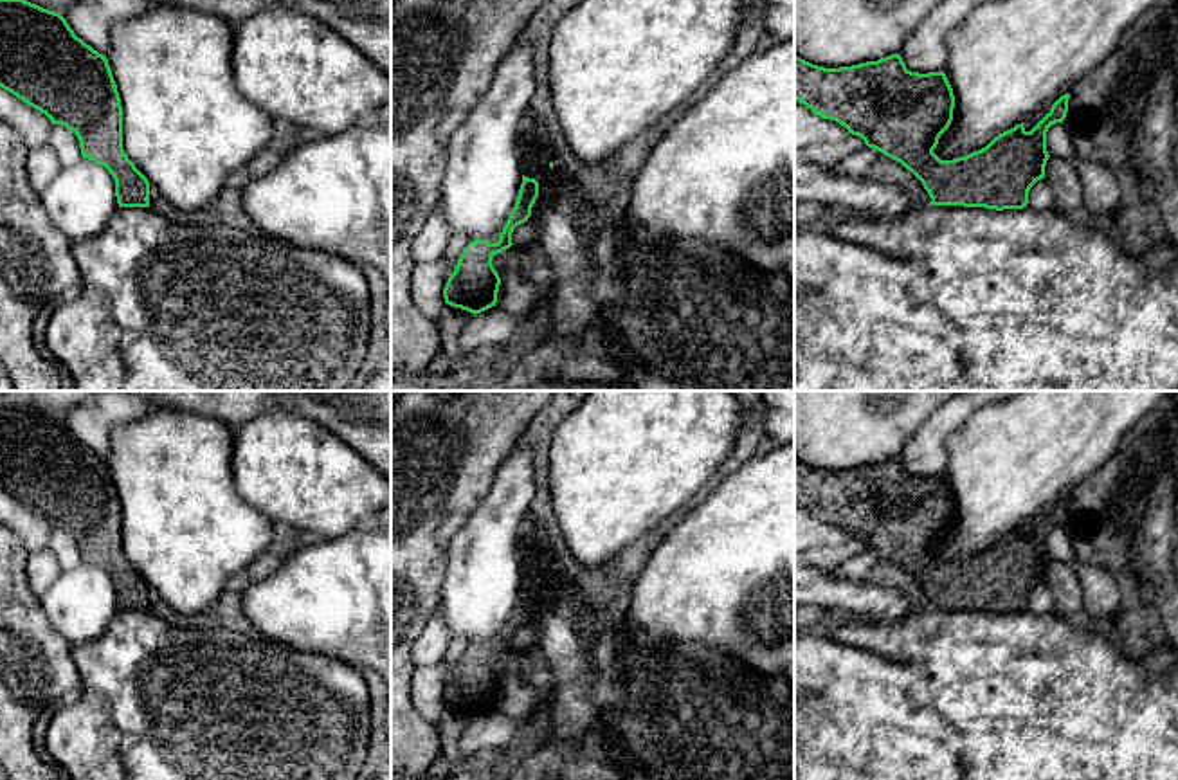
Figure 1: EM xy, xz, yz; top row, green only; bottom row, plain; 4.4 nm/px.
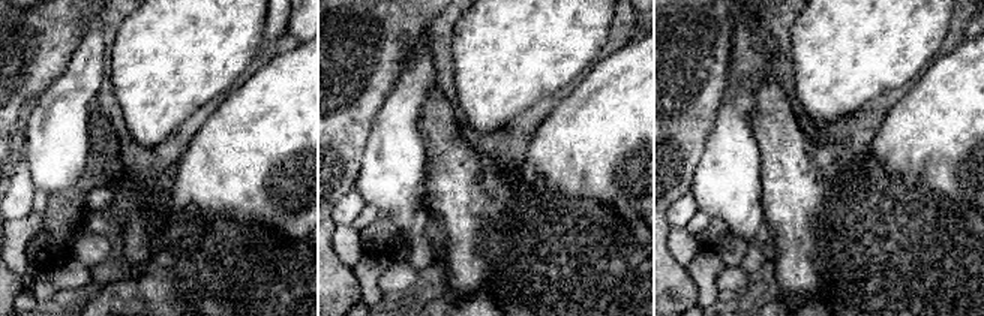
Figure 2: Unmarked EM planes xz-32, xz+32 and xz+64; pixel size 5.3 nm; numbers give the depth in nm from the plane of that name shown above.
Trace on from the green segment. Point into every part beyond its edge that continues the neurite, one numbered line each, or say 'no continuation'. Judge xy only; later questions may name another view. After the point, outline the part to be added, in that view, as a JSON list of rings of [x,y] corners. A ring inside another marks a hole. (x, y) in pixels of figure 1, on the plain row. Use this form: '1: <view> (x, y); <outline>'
no continuation

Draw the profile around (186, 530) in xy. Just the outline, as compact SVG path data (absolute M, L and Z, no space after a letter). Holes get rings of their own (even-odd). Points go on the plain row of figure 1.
M151 409L146 416L115 425L106 458L122 510L122 553L135 571L157 589L178 614L220 609L227 580L268 551L274 522L250 506L236 490L231 461L234 431L223 422L189 411Z

